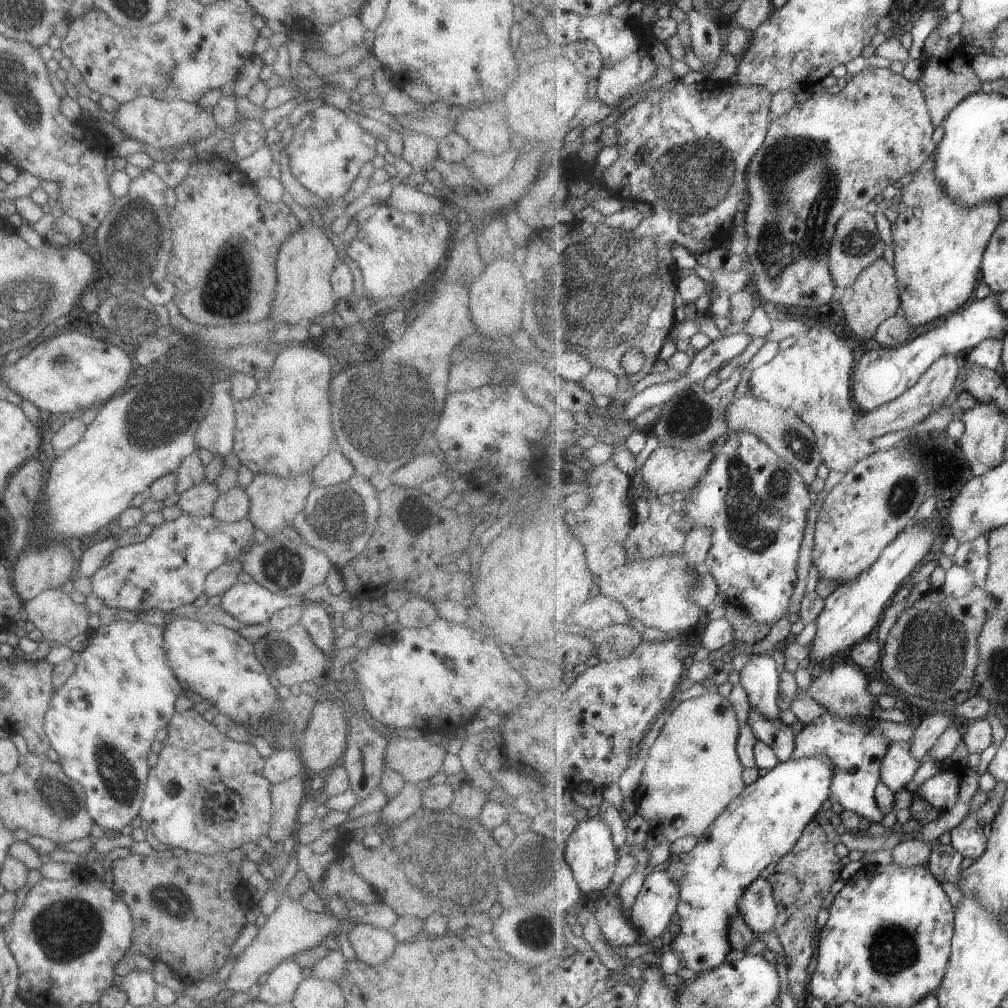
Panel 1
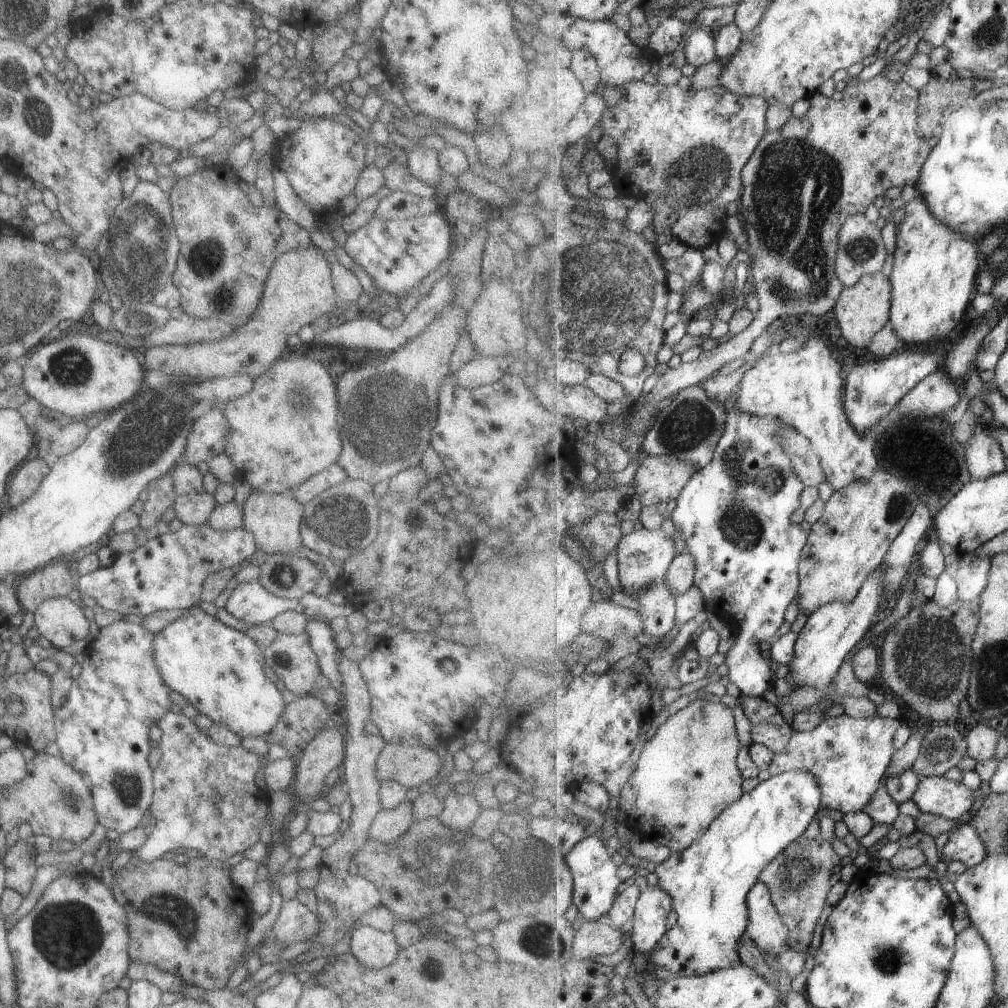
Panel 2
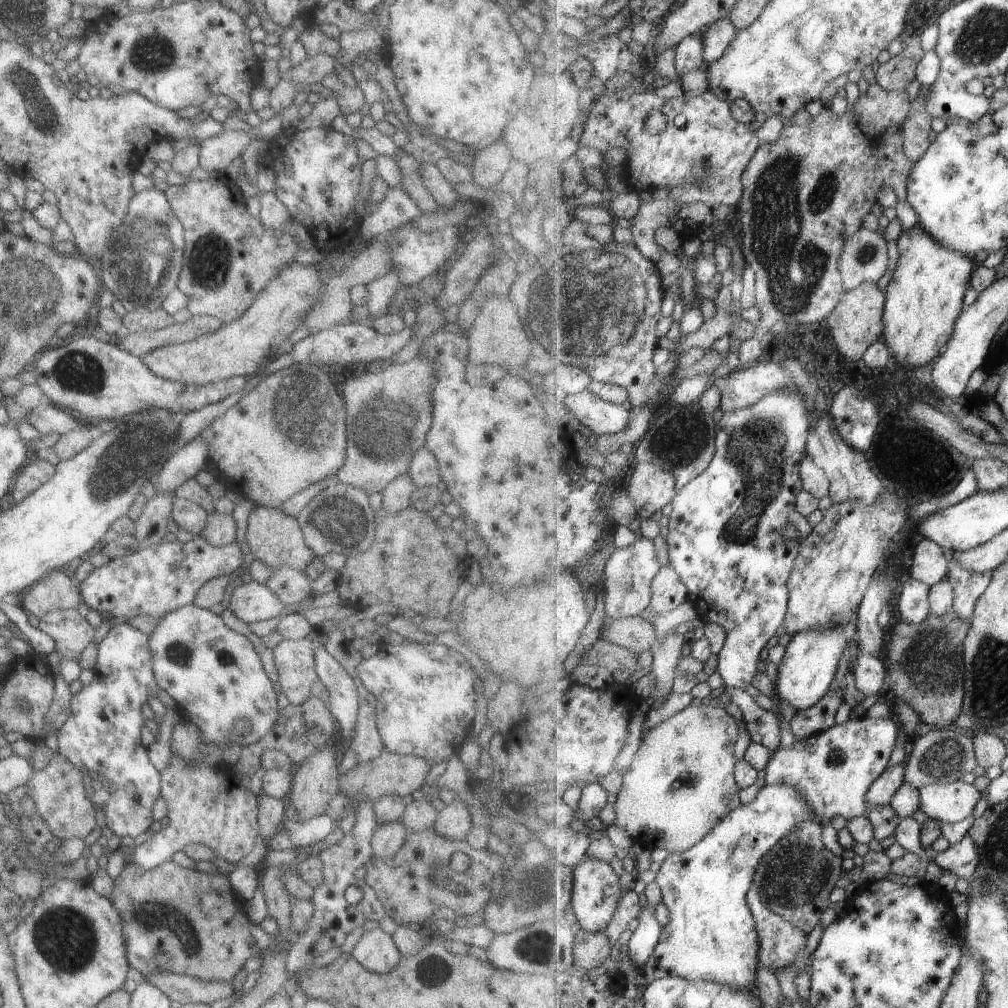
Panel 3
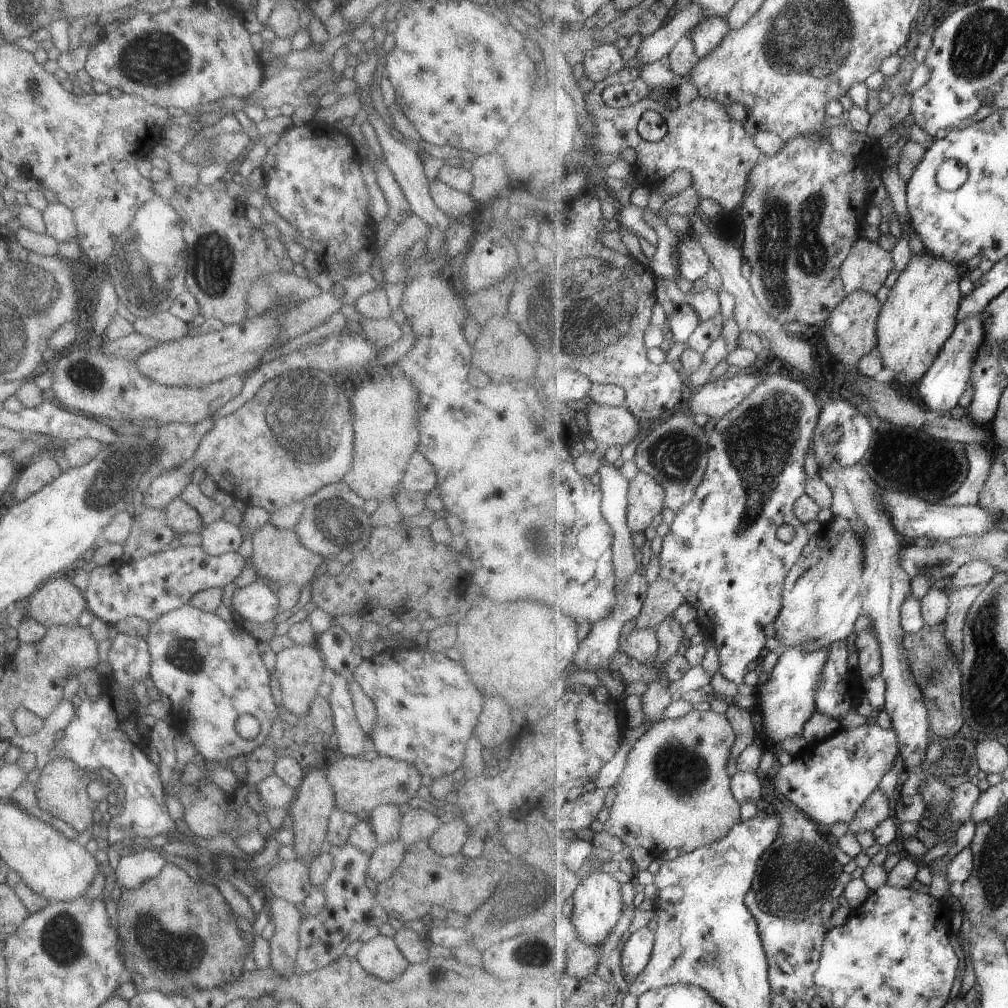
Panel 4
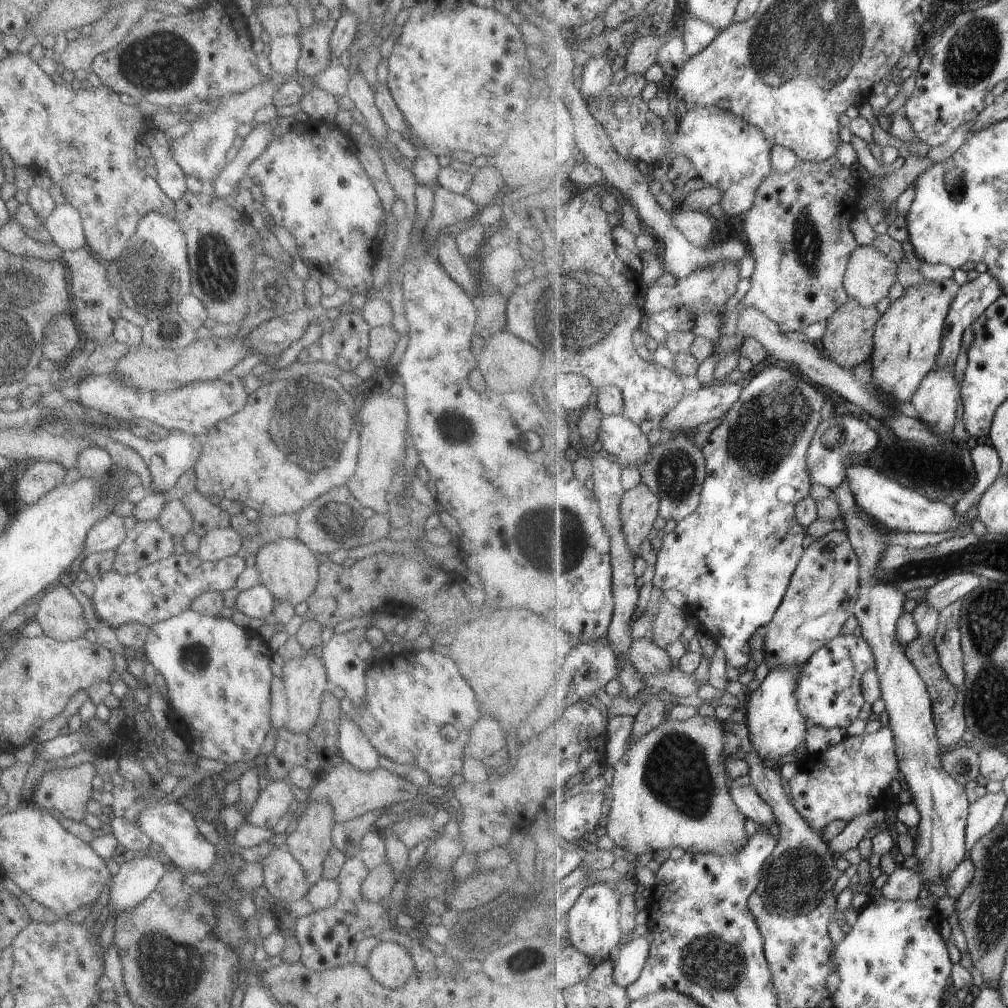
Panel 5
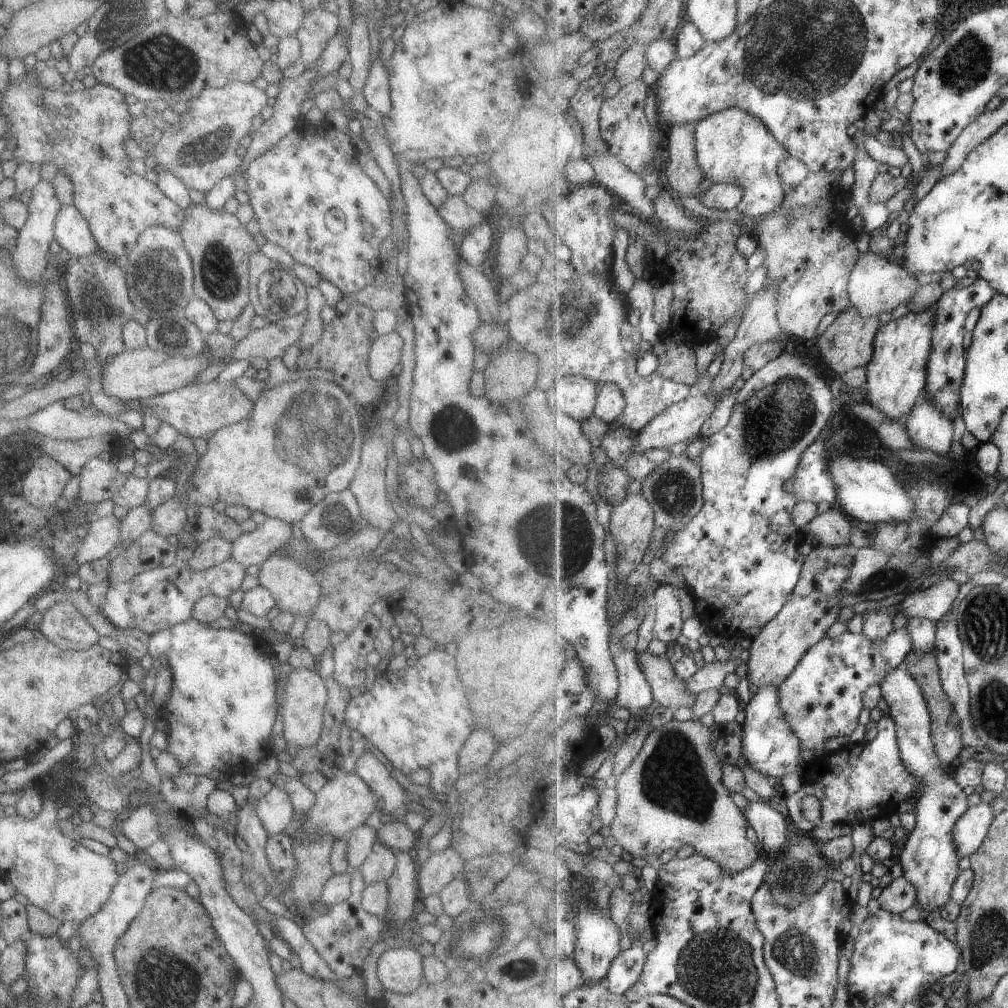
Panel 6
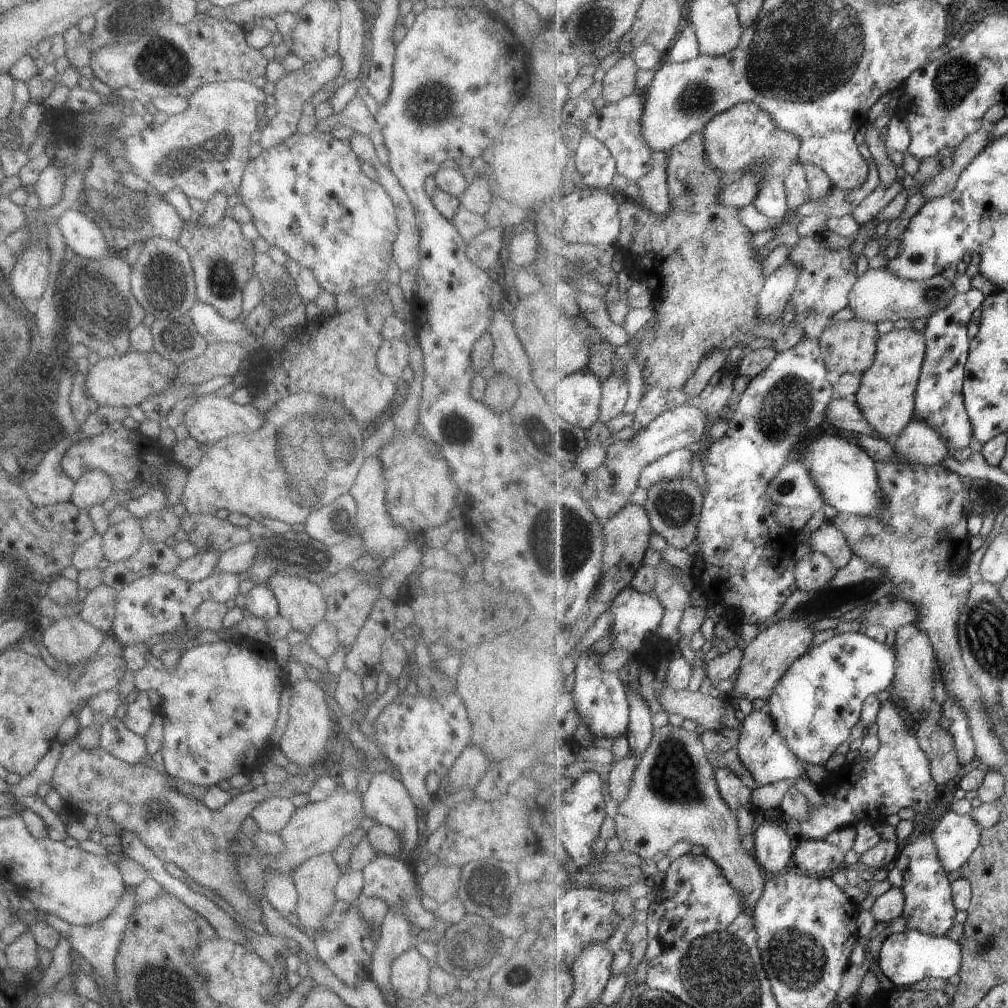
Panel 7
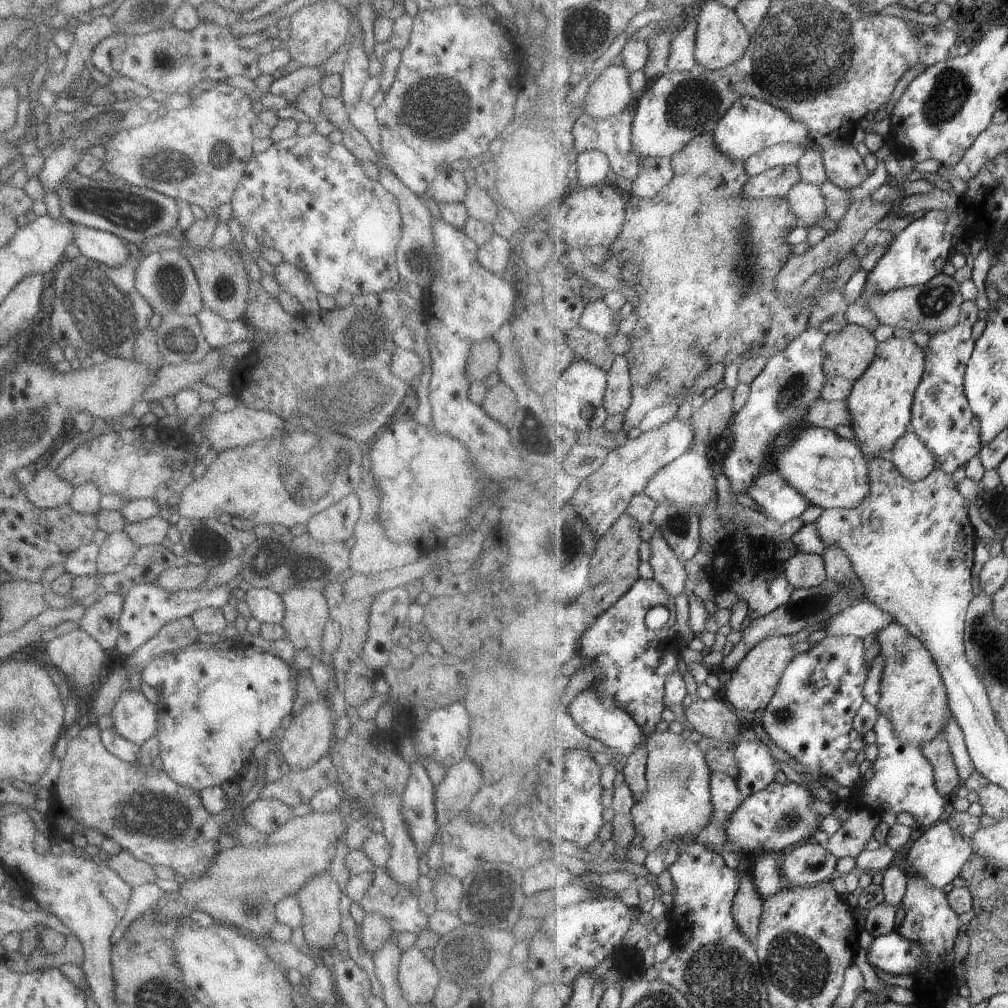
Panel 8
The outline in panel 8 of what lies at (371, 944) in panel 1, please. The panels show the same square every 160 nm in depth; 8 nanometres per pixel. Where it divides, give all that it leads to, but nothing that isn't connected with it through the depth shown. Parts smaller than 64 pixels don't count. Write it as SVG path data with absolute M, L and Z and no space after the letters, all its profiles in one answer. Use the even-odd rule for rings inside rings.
M411 945L400 954L396 979L402 997L411 1006L429 1003L441 978L431 960Z

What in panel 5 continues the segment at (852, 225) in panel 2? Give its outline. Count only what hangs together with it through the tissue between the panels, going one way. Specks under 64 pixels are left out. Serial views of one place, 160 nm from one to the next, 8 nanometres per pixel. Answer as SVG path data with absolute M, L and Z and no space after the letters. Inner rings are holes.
M857 247L853 251L848 264L847 278L844 287L851 299L859 301L865 307L872 307L889 296L889 290L898 282L898 264L891 260L884 252L875 247Z

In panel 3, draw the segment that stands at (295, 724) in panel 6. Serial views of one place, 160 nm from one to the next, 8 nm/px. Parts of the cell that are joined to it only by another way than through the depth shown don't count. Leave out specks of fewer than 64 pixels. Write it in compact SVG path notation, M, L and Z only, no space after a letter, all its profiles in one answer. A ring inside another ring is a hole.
M314 636L283 639L271 650L277 670L280 692L292 704L301 704L311 696L309 688L318 678L314 671Z

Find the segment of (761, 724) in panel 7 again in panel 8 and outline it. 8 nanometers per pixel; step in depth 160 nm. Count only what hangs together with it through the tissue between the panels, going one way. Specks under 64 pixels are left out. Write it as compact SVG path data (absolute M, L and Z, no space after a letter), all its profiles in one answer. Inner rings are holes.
M758 738L754 741L743 739L738 743L735 756L739 764L736 781L747 797L775 784L775 774L781 775L779 761Z

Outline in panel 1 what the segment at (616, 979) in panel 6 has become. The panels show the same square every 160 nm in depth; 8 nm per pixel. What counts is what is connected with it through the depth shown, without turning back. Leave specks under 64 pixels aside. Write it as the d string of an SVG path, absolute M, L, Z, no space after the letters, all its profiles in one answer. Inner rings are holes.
M654 870L646 876L643 890L629 912L633 924L647 942L666 937L669 924L681 904L681 886L667 870Z

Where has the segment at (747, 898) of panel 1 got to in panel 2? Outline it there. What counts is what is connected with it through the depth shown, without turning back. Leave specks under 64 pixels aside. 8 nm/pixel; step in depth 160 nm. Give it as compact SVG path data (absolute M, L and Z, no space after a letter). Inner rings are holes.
M759 881L748 894L750 923L746 935L764 952L778 957L789 948L790 928L784 923L781 913L769 894L769 887Z

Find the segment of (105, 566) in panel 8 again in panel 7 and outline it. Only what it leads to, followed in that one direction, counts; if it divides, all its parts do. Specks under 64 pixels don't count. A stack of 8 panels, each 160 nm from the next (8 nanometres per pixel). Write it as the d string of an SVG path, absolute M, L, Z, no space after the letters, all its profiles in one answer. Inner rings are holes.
M132 512L125 520L109 525L101 535L104 564L129 558L143 541L140 522Z

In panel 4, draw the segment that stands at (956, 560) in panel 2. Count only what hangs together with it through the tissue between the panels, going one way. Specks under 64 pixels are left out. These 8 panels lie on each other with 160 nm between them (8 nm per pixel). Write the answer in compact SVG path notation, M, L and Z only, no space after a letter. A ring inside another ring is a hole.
M985 583L974 587L963 587L950 596L950 607L944 620L944 633L952 650L956 653L957 661L962 659L964 630L971 605L978 599L985 587Z

